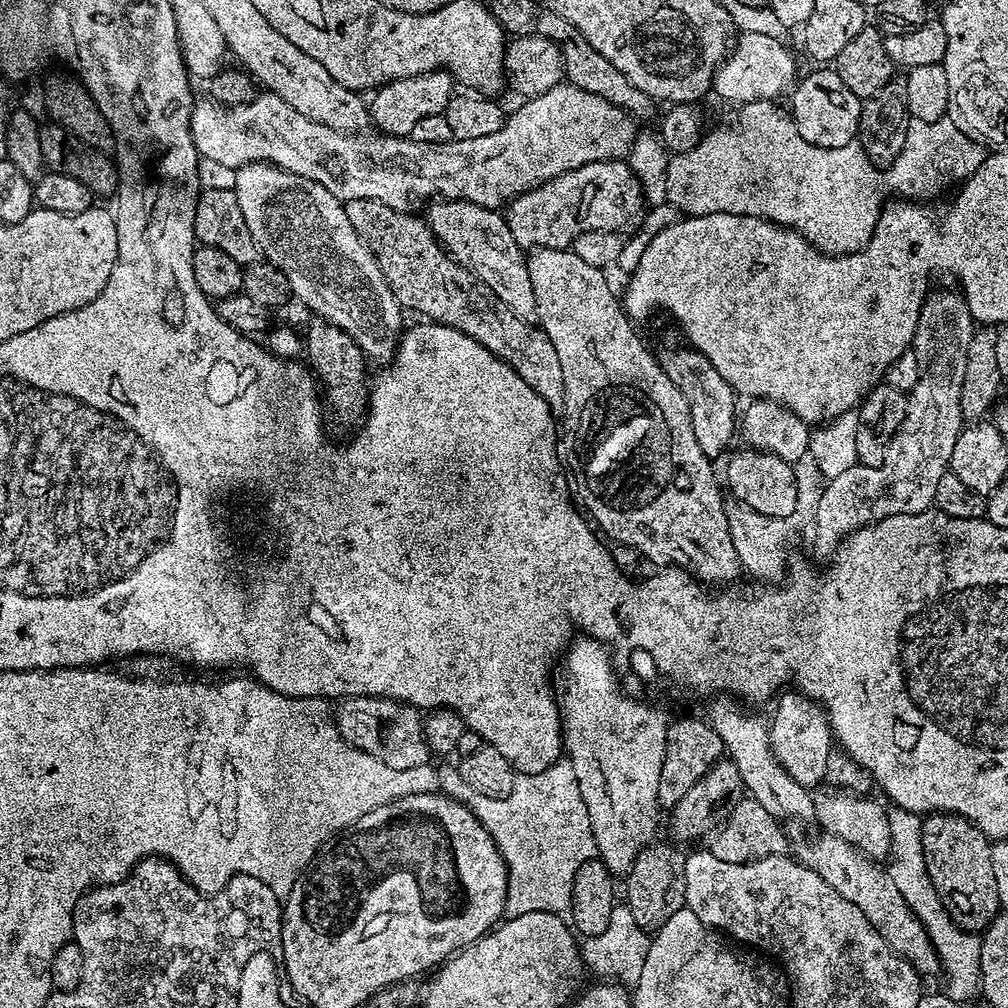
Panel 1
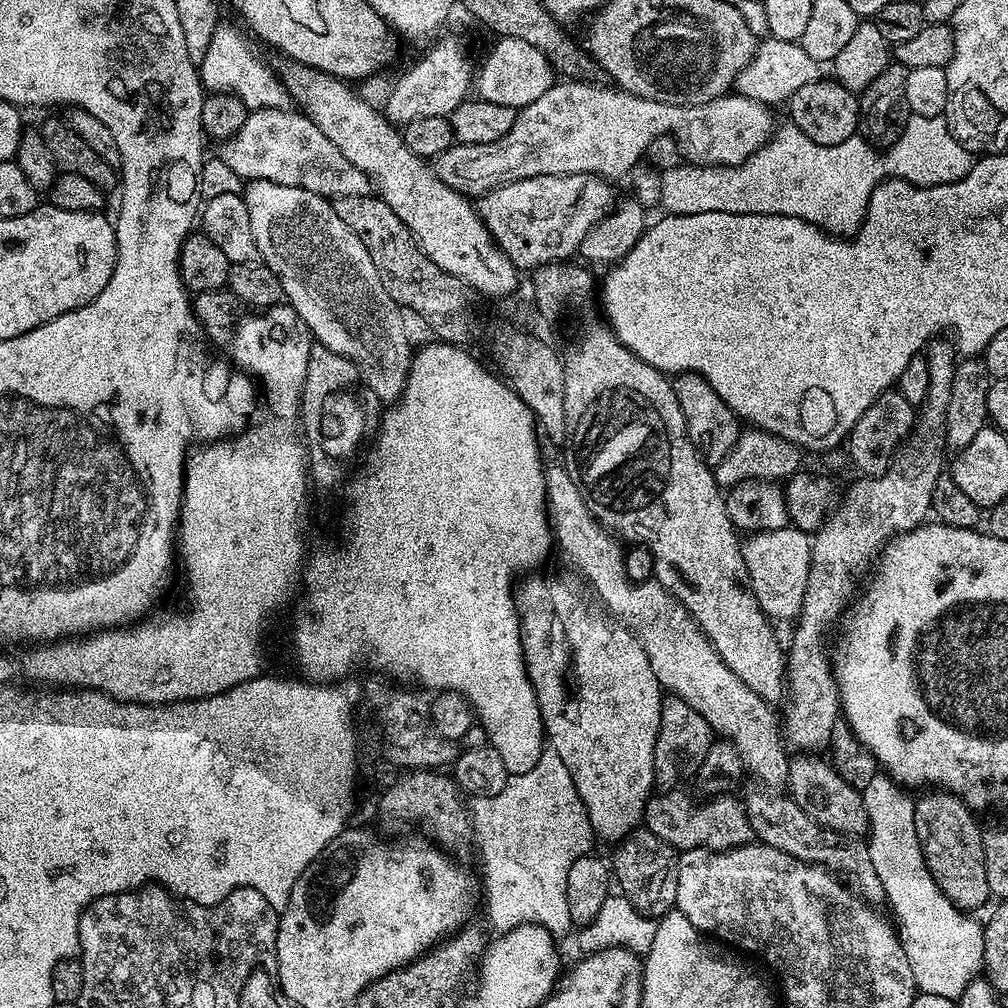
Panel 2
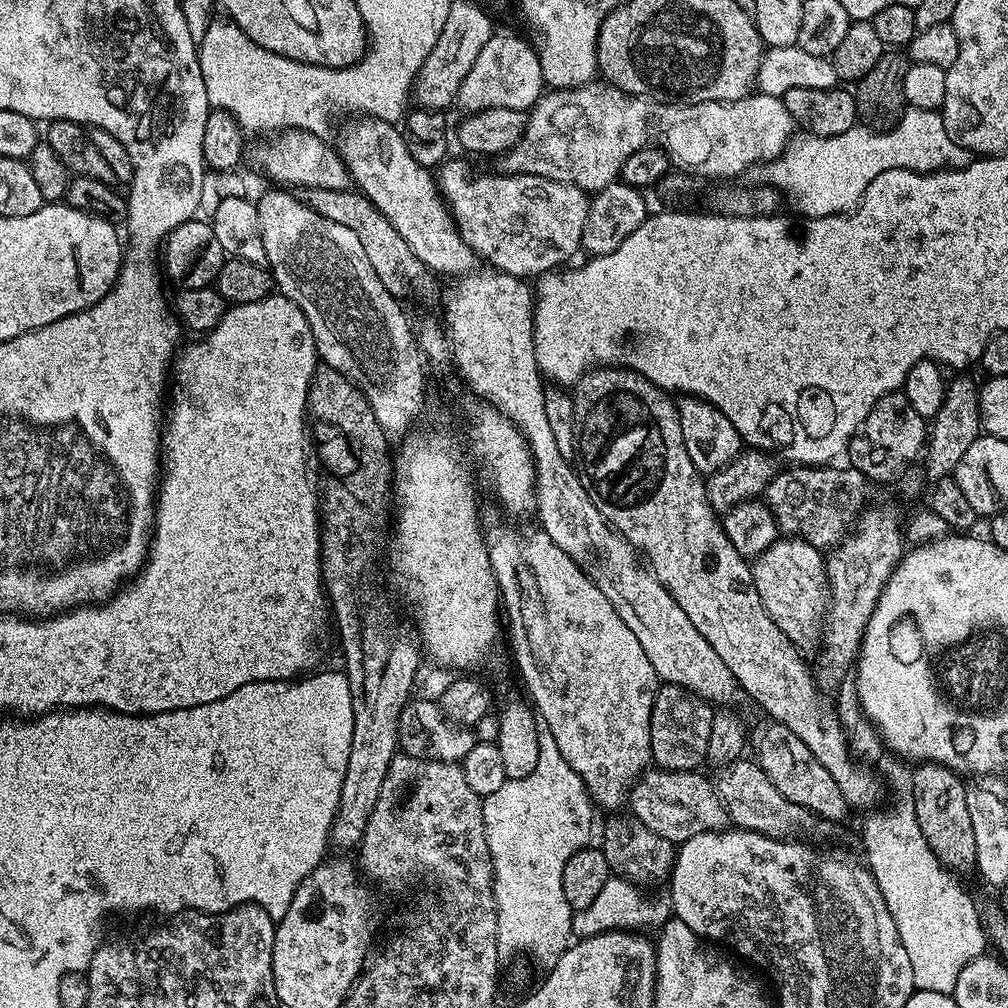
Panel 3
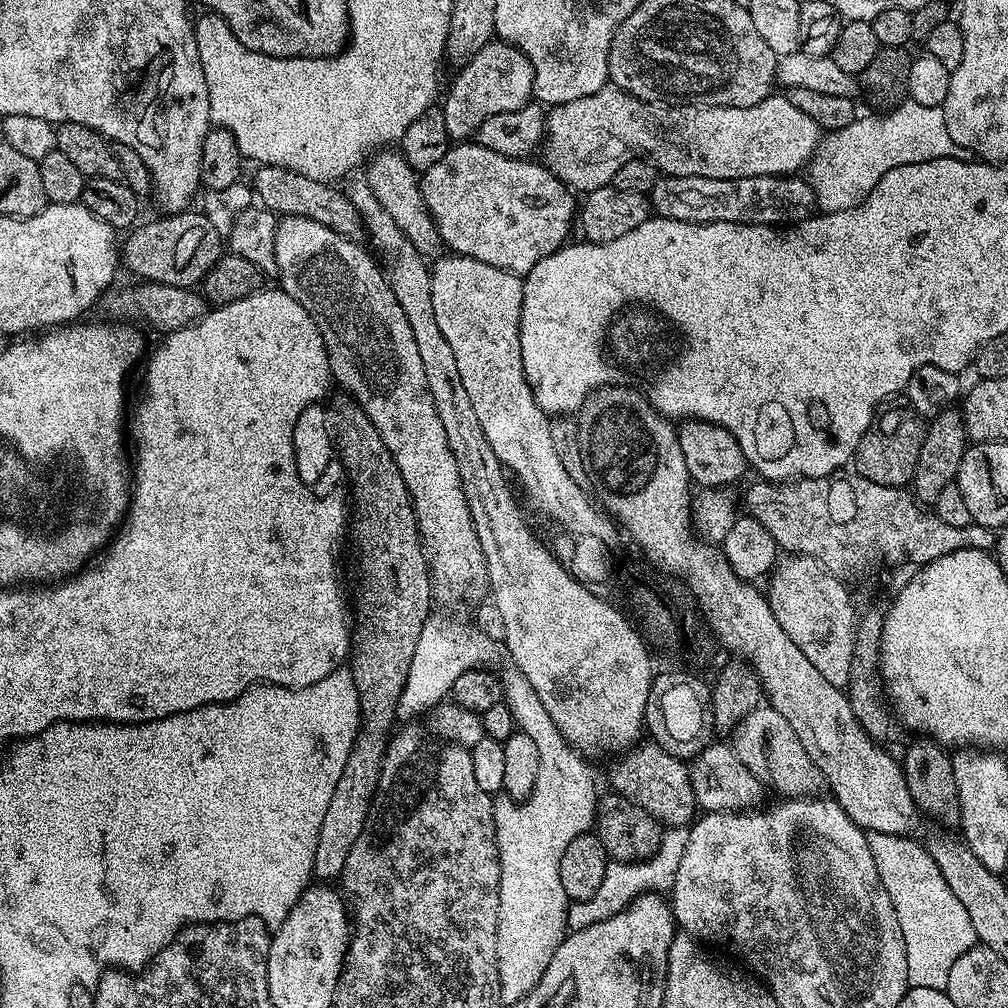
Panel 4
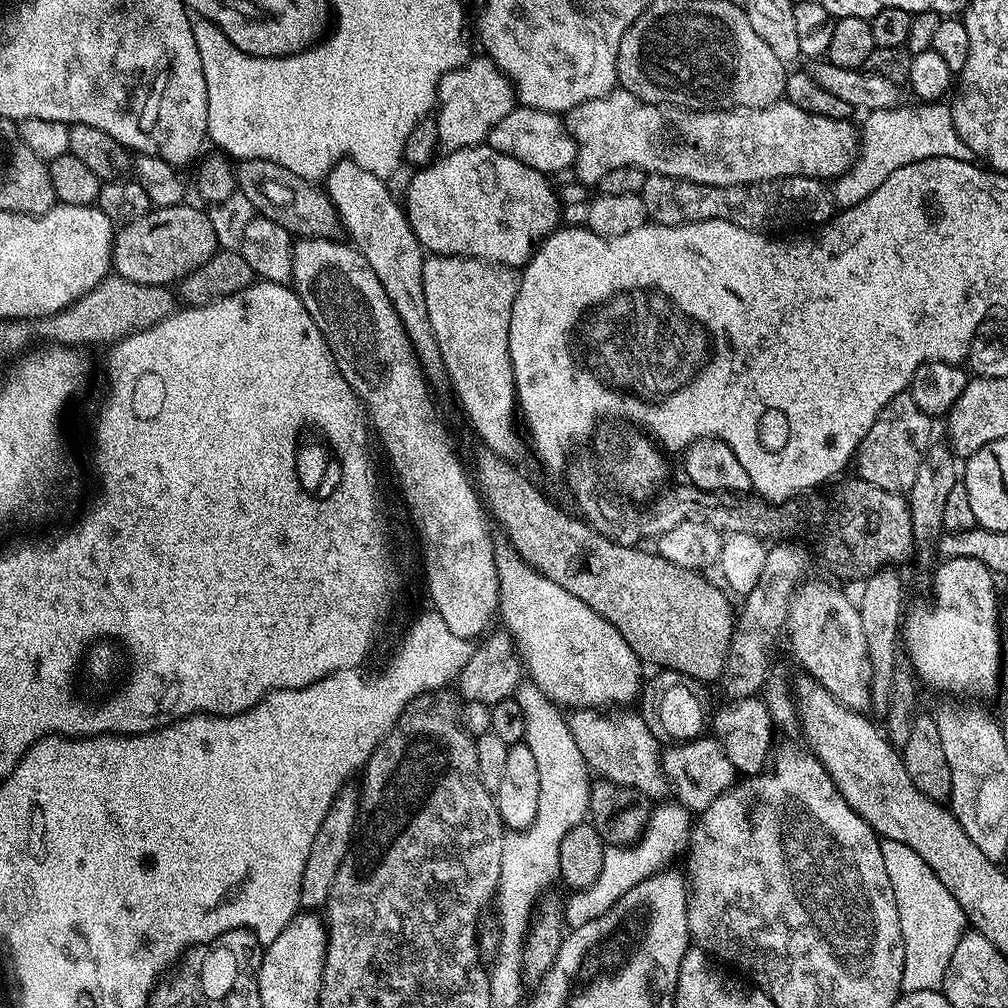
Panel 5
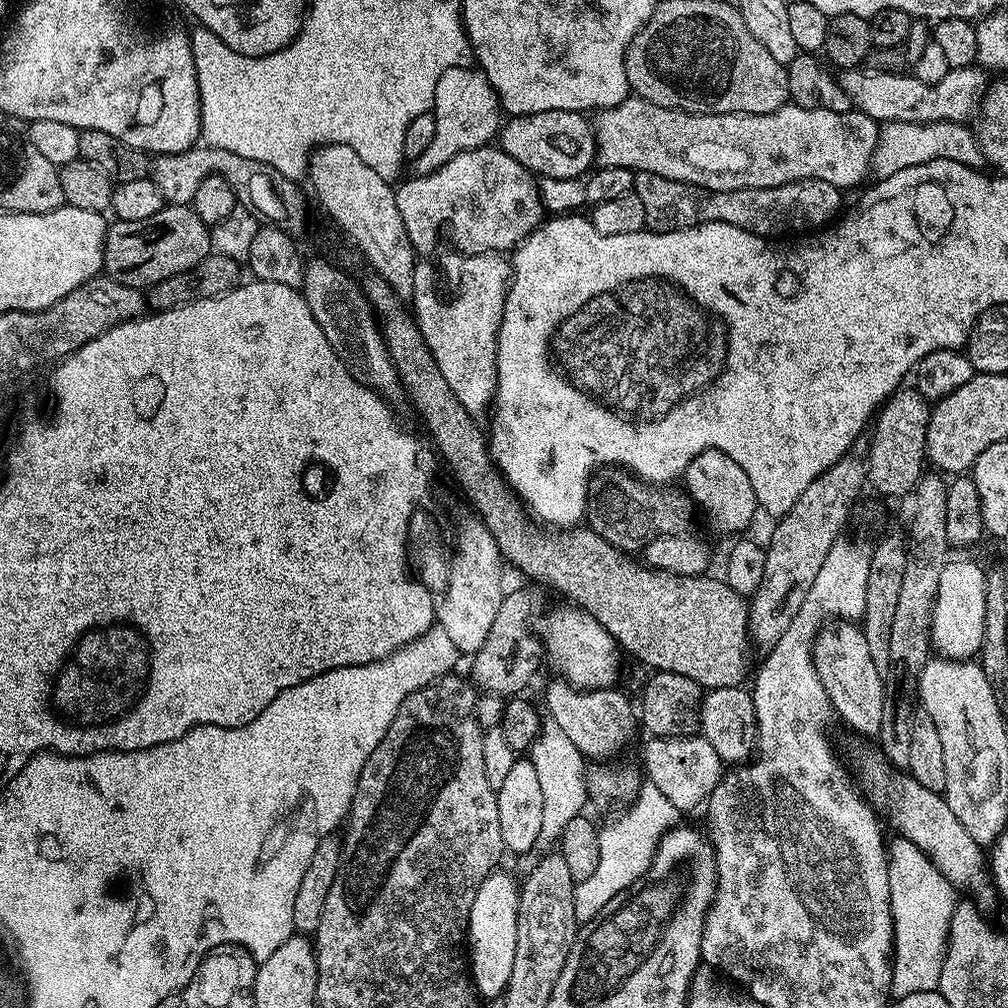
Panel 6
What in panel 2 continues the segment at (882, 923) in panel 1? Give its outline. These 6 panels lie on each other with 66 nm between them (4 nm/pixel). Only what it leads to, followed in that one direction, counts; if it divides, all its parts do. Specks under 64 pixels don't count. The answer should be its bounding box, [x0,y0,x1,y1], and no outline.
[742,790,885,906]

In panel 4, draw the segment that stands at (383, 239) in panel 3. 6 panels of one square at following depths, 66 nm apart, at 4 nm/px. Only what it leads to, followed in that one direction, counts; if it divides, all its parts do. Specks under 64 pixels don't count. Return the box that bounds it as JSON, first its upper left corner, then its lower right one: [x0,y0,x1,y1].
[254,164,365,238]

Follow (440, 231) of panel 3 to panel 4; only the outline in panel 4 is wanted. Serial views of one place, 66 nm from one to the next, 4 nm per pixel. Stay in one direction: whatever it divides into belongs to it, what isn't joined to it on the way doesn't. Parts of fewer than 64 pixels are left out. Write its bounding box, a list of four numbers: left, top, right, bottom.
[366,150,442,257]

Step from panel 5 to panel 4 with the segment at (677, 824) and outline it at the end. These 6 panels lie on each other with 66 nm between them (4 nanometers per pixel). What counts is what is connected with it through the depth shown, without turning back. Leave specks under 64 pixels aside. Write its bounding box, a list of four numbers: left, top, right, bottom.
[568,826,688,932]

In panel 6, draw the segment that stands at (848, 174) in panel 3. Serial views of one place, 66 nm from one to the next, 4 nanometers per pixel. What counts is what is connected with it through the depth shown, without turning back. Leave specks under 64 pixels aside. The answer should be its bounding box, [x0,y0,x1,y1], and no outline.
[871,120,986,178]

